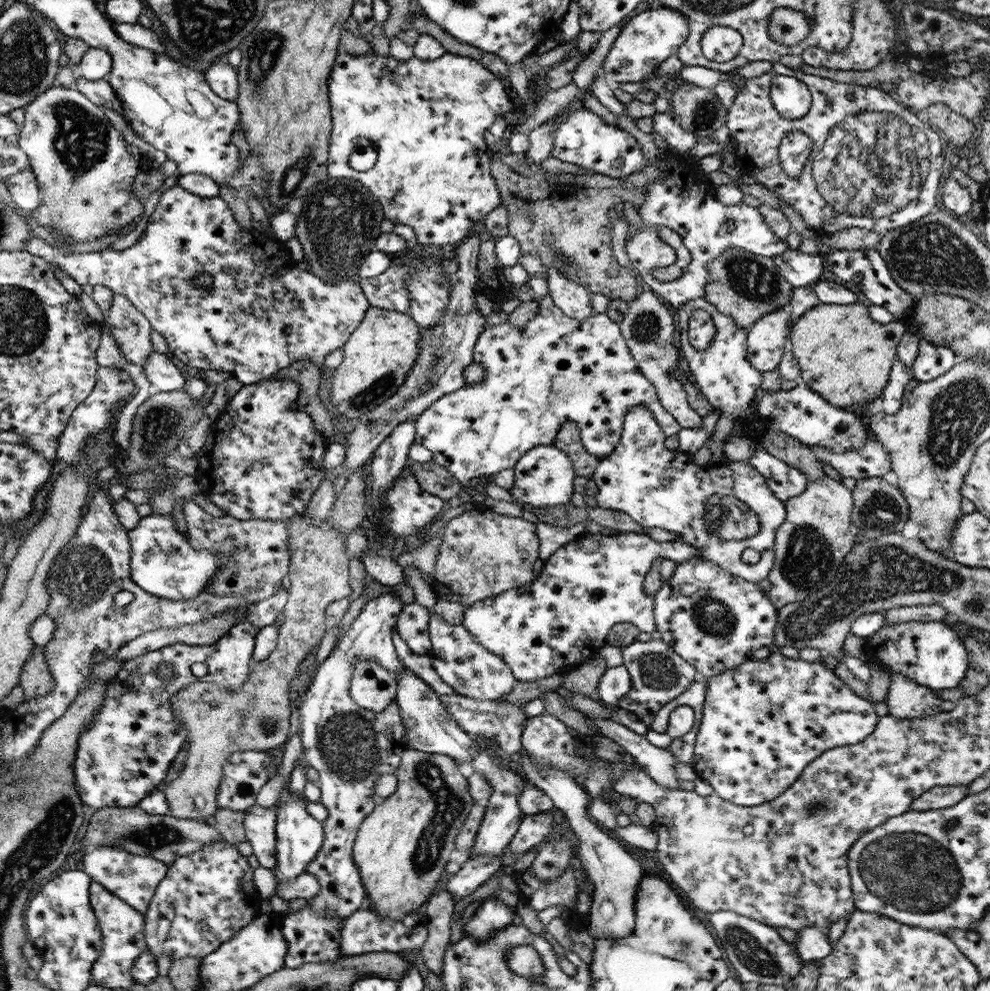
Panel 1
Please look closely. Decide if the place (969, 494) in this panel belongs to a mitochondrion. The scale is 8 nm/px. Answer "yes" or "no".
no

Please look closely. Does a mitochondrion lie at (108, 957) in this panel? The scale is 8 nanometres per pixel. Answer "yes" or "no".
no

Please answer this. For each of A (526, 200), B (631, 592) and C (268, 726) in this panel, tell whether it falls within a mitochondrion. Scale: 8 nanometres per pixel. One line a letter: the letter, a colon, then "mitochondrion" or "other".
A: other
B: other
C: mitochondrion

